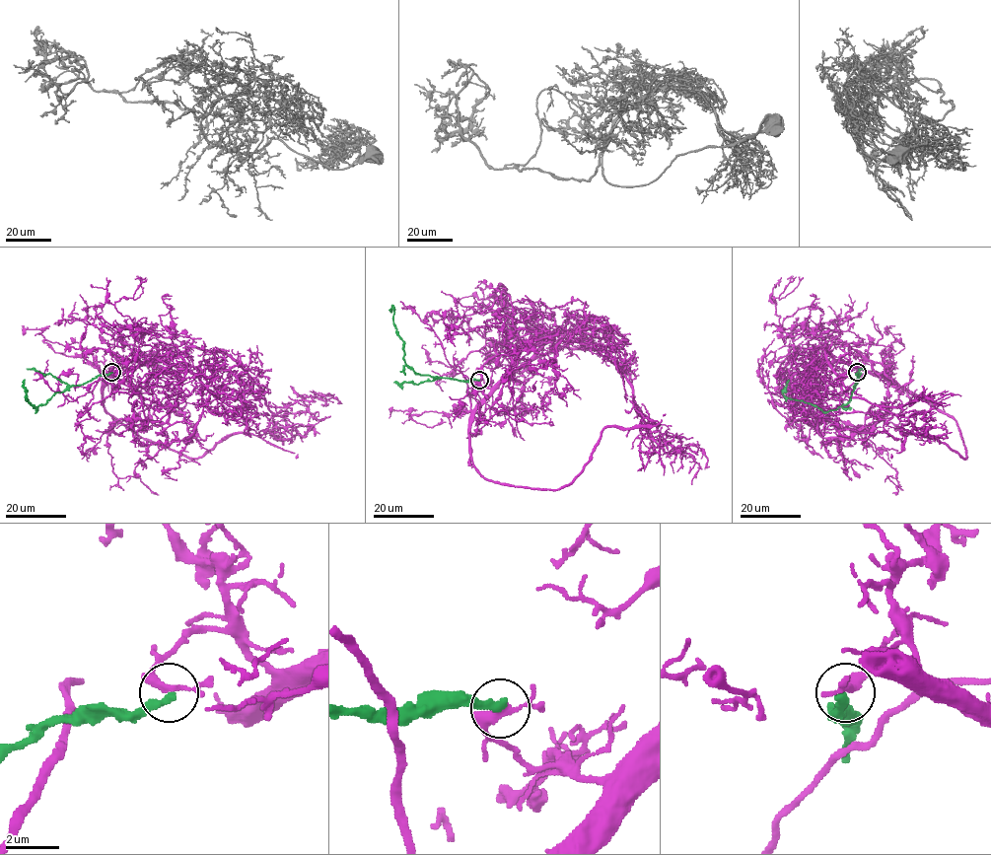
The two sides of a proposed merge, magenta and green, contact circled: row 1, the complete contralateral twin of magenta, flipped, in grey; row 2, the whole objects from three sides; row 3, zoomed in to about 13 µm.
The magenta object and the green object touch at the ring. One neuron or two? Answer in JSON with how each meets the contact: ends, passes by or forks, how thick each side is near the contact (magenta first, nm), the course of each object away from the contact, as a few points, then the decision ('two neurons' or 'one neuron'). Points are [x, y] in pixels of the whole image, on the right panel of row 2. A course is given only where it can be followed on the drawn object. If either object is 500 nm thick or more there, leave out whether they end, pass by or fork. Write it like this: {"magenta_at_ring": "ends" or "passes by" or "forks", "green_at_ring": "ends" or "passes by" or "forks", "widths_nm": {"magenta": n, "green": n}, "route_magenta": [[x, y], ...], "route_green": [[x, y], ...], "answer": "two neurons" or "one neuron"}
{"magenta_at_ring": "forks", "green_at_ring": "ends", "widths_nm": {"magenta": 240, "green": 320}, "route_magenta": [[857, 372], [864, 365], [955, 419], [965, 453], [963, 458], [937, 439], [903, 433], [904, 449], [890, 457]], "route_green": [[857, 372], [851, 399], [835, 409], [822, 411], [811, 403], [788, 398], [783, 390], [789, 380]], "answer": "two neurons"}

